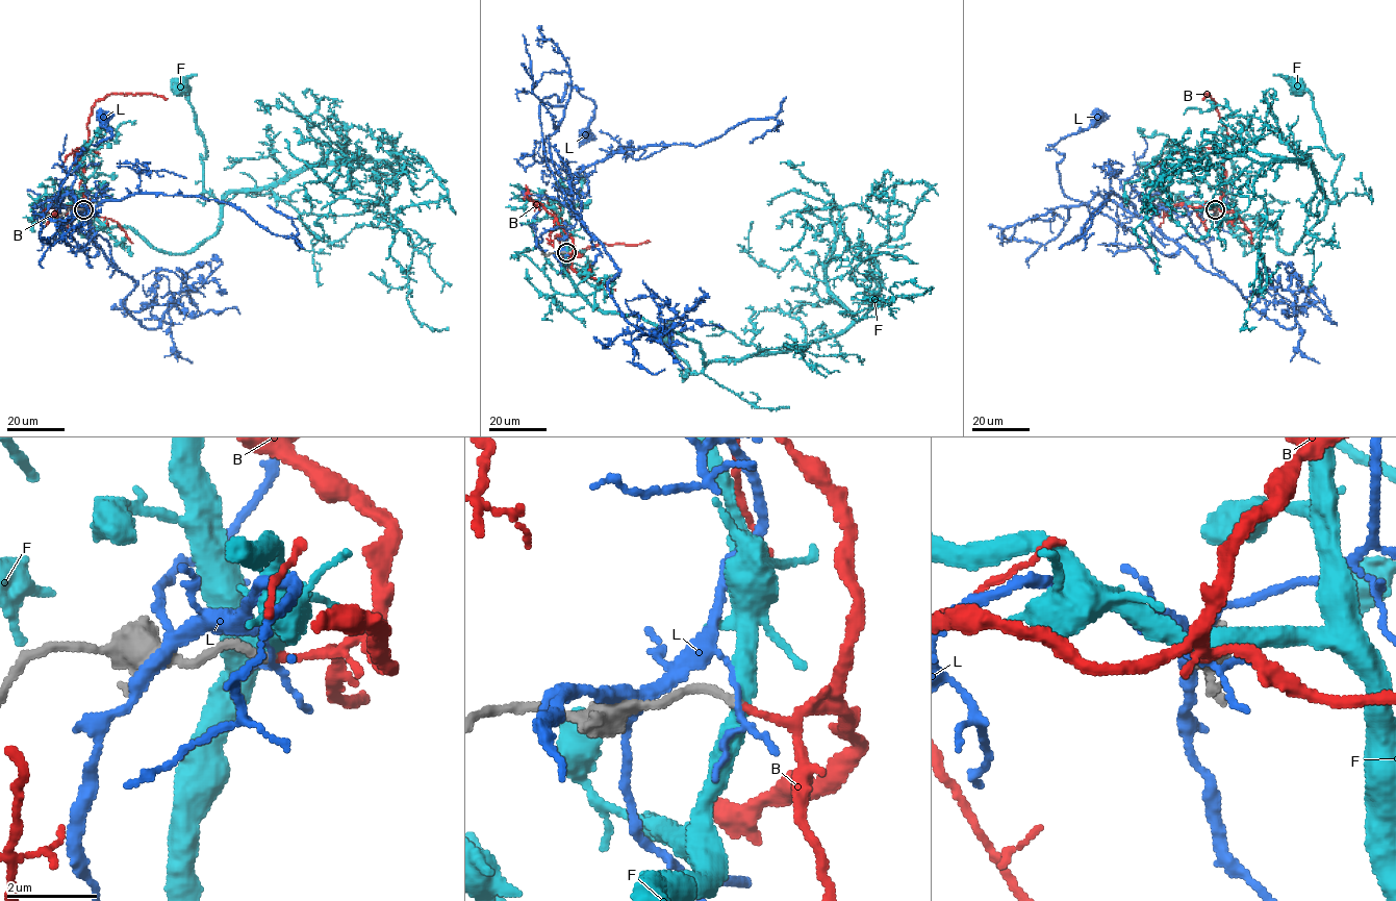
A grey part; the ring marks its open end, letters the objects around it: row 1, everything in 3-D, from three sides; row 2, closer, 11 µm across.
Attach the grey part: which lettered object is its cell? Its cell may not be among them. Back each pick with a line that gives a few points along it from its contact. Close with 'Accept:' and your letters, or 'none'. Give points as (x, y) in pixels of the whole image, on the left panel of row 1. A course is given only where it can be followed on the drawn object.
B: via (84, 209), (91, 200), (79, 181), (94, 103), (115, 94), (155, 94), (167, 99)
Accept: B

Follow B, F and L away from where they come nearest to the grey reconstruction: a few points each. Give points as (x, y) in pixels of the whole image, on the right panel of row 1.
B: (1215, 209), (1225, 191), (1221, 148), (1227, 129), (1208, 94), (1201, 99)
F: (1215, 208), (1235, 234), (1272, 226), (1277, 246), (1291, 252), (1335, 200), (1343, 155), (1326, 146), (1299, 82)
L: (1215, 209), (1155, 210), (1179, 248), (1170, 257), (1069, 198), (1064, 156), (1047, 145), (1096, 115)

